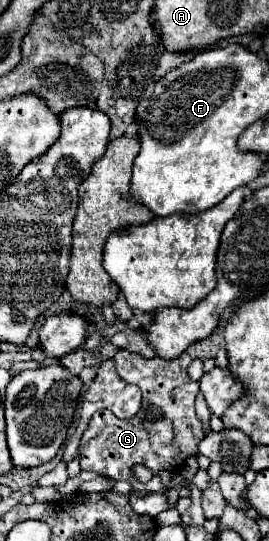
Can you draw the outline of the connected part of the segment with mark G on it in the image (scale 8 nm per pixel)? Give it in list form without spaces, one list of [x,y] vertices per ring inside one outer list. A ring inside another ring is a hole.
[[[121,349],[113,361],[119,377],[127,383],[135,383],[143,391],[143,403],[135,419],[119,419],[111,415],[111,411],[97,411],[91,417],[79,445],[81,469],[97,471],[115,481],[129,481],[133,491],[165,493],[167,487],[161,483],[161,471],[179,471],[179,467],[183,467],[185,461],[197,453],[197,445],[205,437],[193,409],[199,383],[191,381],[187,375],[187,367],[193,359],[187,351],[175,359],[145,359],[139,353]],[[135,463],[153,471],[153,479],[149,483],[139,483],[131,477],[131,467]]]

